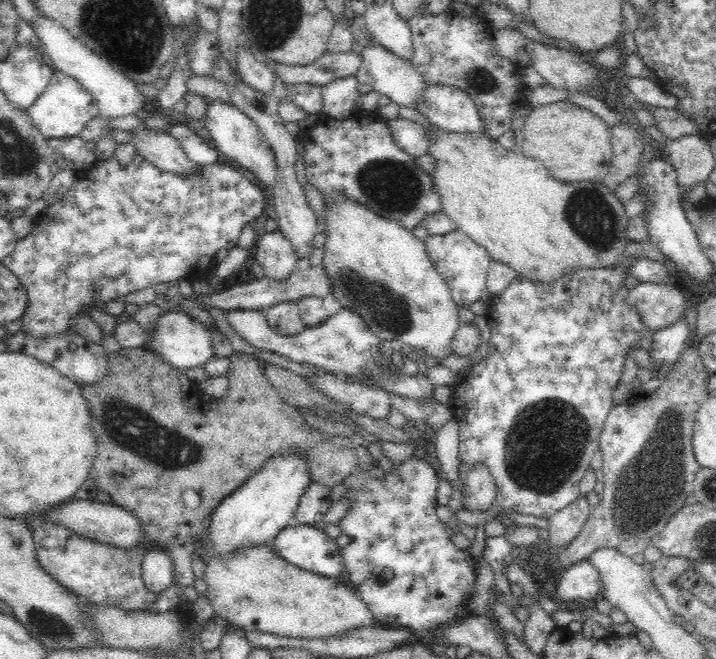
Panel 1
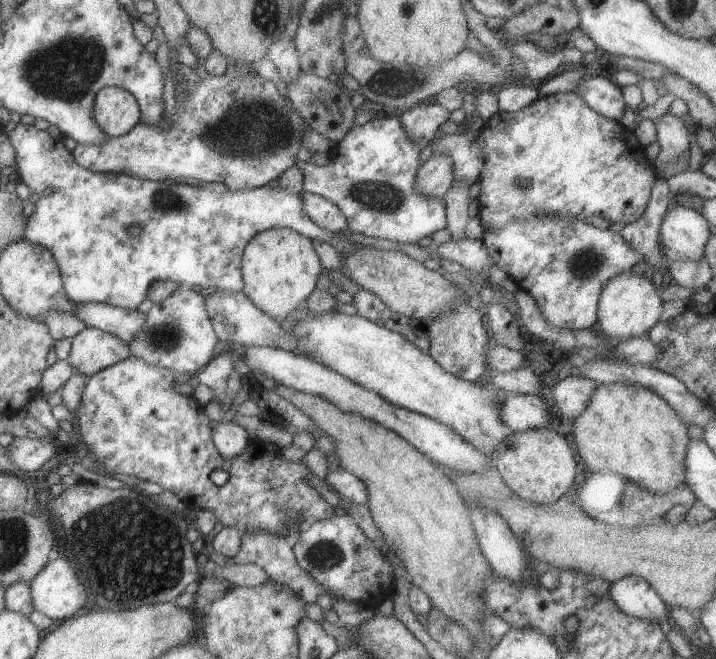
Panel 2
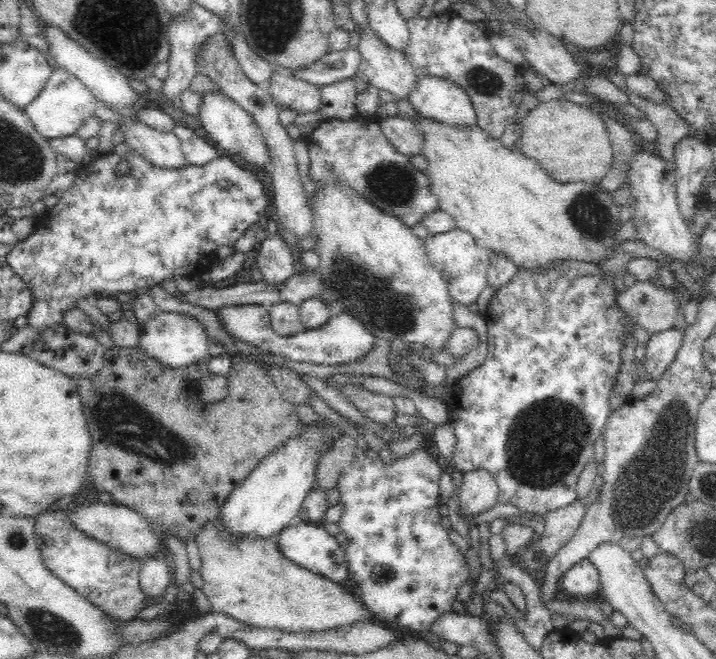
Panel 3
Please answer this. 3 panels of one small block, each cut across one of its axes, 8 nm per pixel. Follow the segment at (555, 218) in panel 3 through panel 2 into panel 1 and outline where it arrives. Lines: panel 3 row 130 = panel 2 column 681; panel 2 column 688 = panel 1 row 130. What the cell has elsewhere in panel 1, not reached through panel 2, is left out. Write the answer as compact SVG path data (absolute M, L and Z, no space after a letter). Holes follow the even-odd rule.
M438 128L436 134L428 132L428 156L436 158L436 168L432 172L432 182L434 182L434 192L440 196L442 212L452 218L452 222L456 224L456 230L466 232L476 244L480 244L488 250L492 260L500 260L500 262L508 264L518 276L524 276L528 280L552 282L552 280L558 280L560 276L568 276L568 272L574 272L576 268L614 268L618 264L618 258L626 250L626 244L632 242L626 236L626 228L628 228L630 218L626 216L624 204L616 198L616 190L606 188L602 182L560 182L560 180L556 182L538 160L524 156L520 150L510 152L508 148L500 146L498 140L490 138L488 134L472 134L472 132L460 134L460 132L446 132L446 130Z

